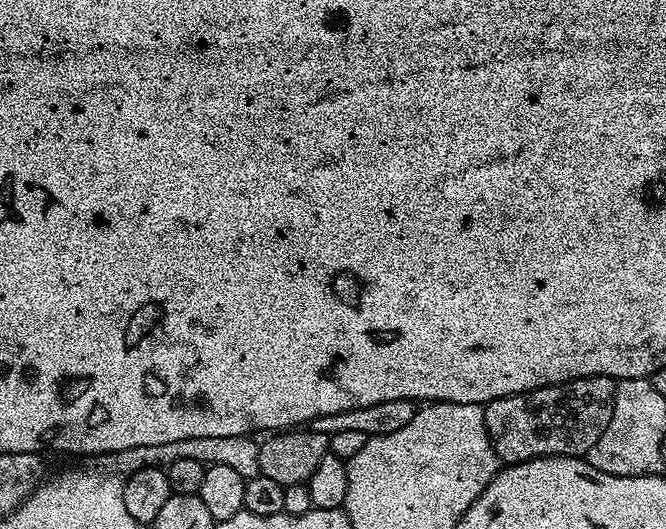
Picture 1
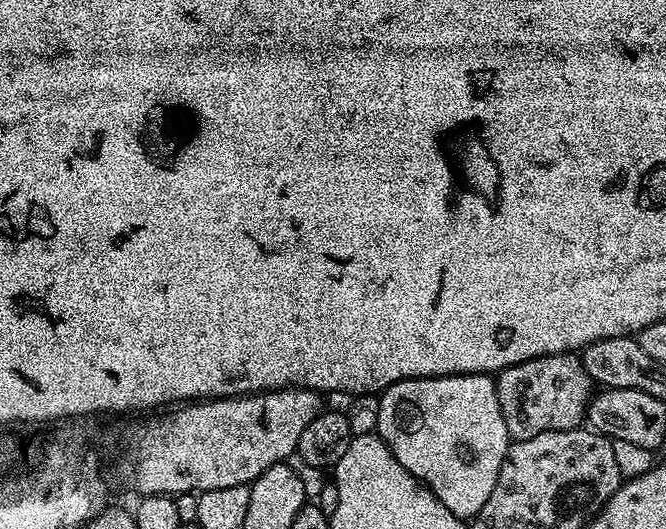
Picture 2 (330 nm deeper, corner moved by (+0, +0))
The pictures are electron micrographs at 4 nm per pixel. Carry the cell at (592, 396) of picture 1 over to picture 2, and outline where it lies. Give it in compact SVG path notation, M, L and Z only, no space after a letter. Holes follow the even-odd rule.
M576 354L539 356L521 364L505 368L495 377L498 390L498 406L502 406L502 418L506 418L506 430L513 441L534 438L534 434L546 434L550 430L570 430L585 423L588 403L594 395L592 379L584 369L584 361Z

